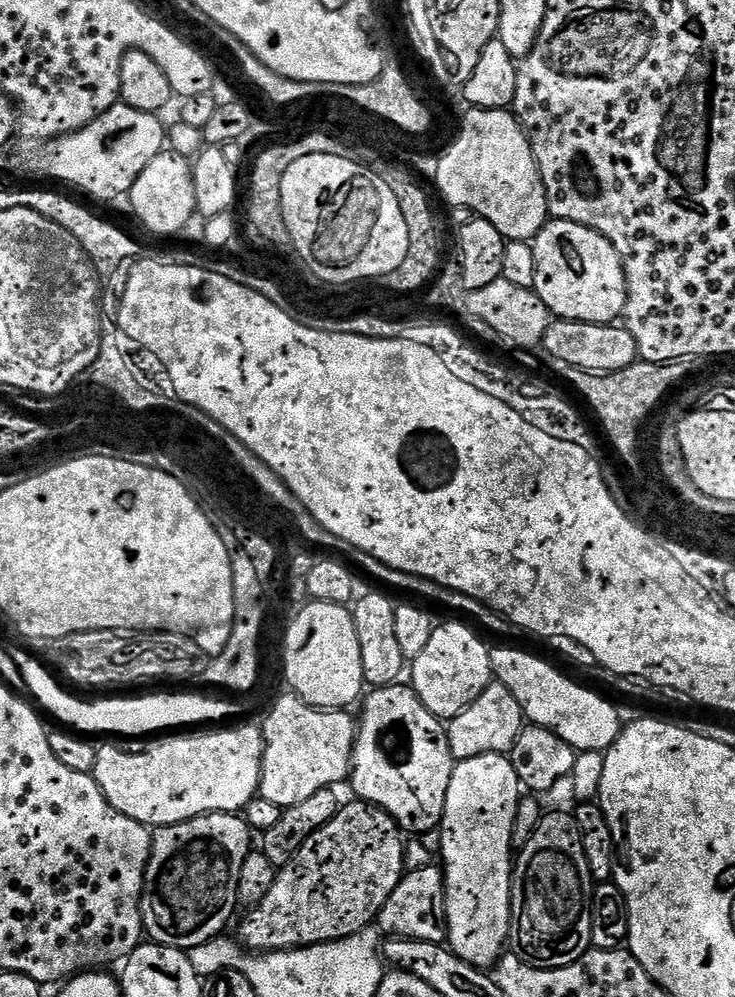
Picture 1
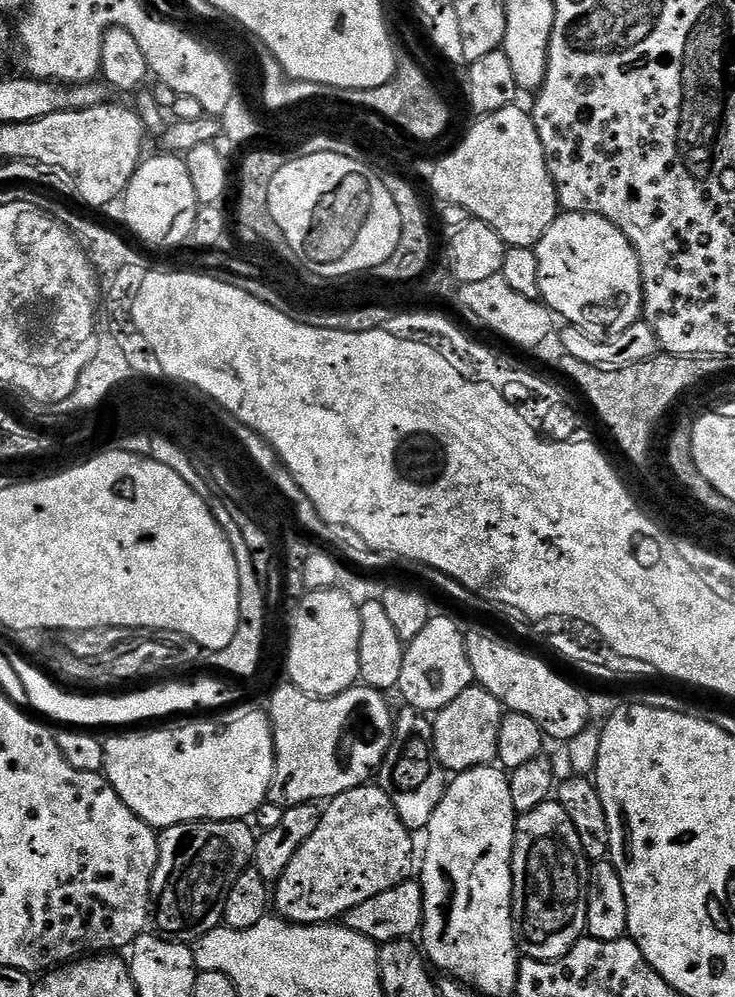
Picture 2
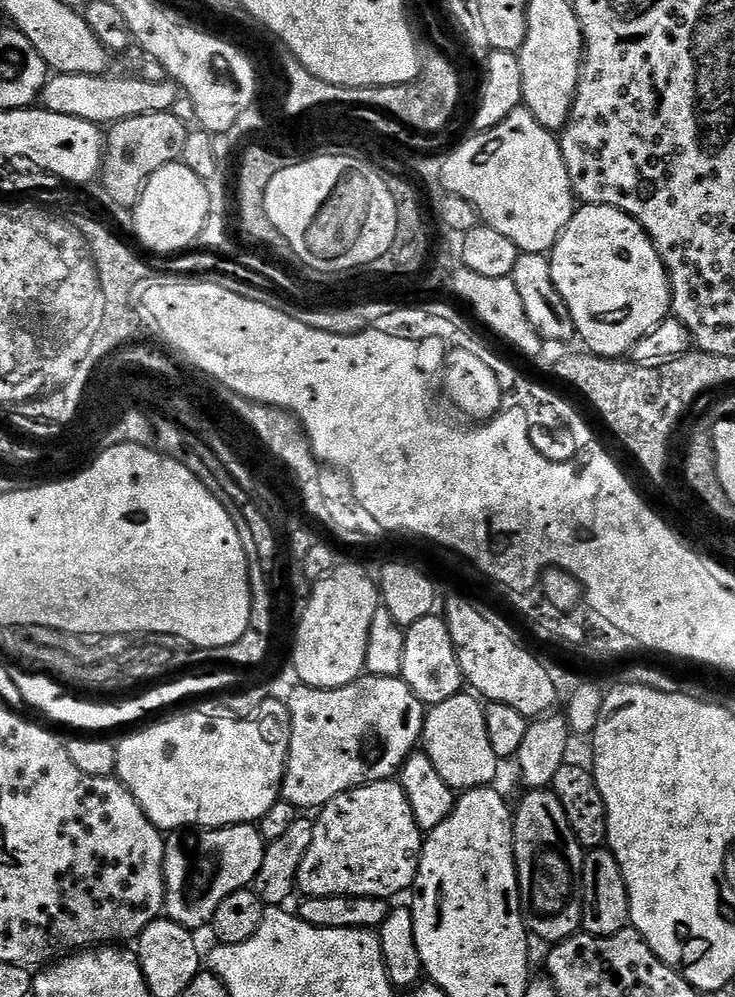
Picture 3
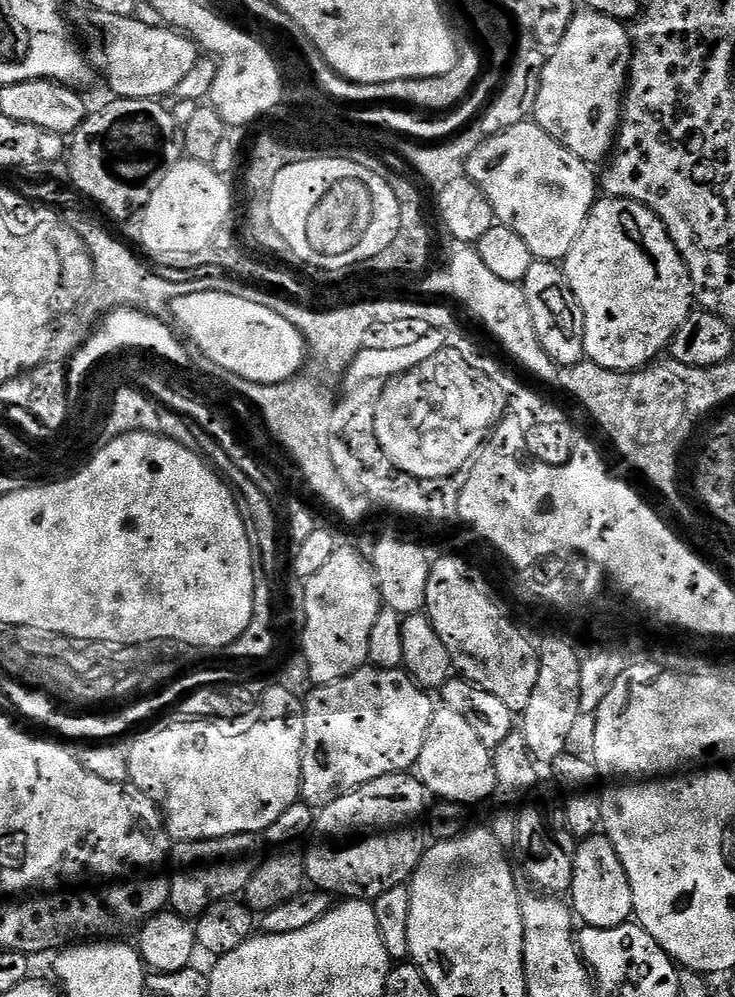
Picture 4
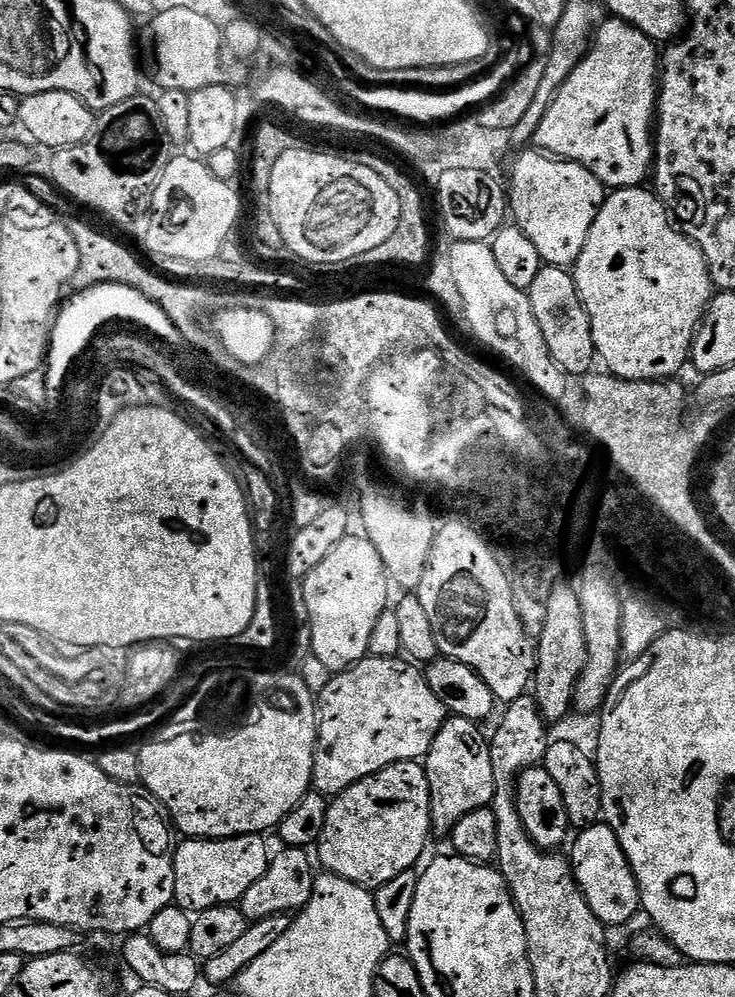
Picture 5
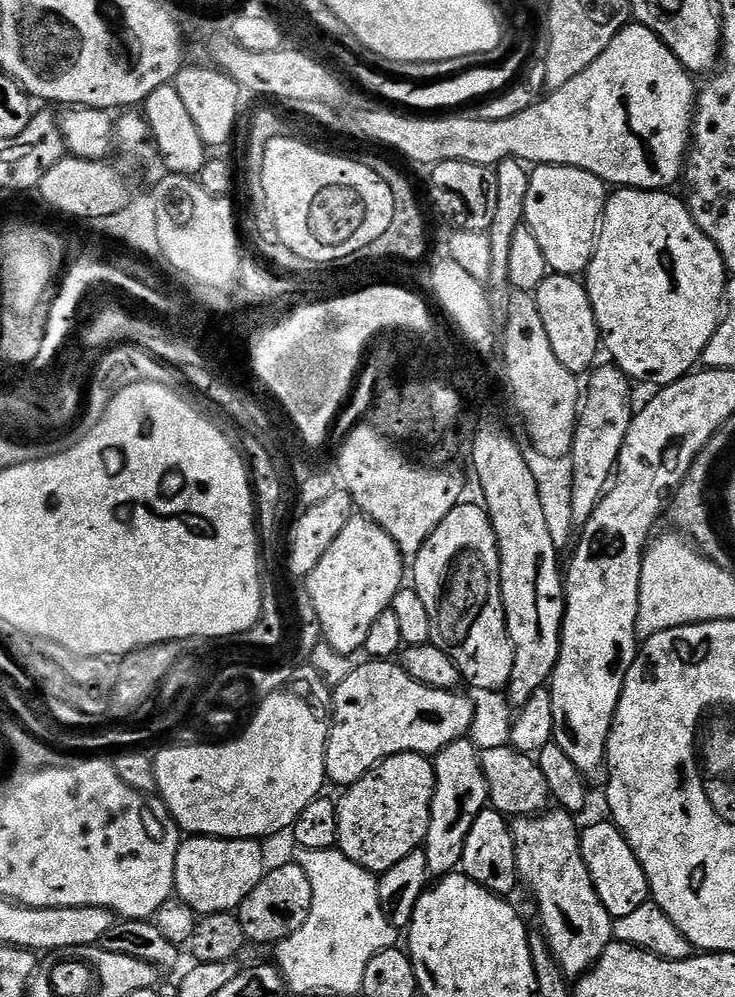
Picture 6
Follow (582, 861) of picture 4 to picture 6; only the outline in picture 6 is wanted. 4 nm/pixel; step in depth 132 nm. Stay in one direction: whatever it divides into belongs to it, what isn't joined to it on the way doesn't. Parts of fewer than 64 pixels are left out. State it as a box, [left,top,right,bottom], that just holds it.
[580,822,649,921]

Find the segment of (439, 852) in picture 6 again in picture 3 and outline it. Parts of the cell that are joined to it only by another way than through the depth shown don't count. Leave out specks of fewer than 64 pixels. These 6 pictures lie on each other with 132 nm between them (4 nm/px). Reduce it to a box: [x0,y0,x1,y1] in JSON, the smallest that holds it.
[422,692,502,794]

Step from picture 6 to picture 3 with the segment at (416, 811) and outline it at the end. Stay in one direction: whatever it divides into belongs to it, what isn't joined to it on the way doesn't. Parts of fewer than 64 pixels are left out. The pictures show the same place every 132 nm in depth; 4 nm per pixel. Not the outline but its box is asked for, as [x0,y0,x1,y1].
[296,779,425,898]

